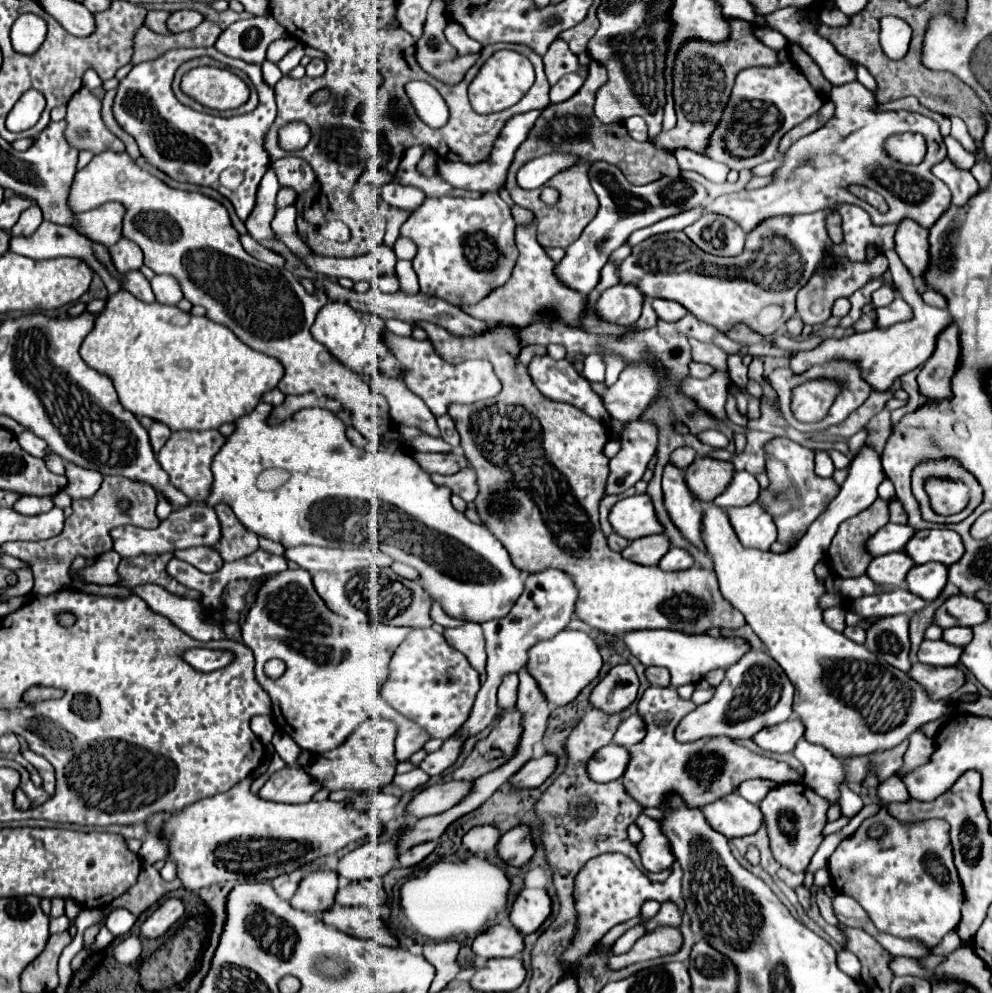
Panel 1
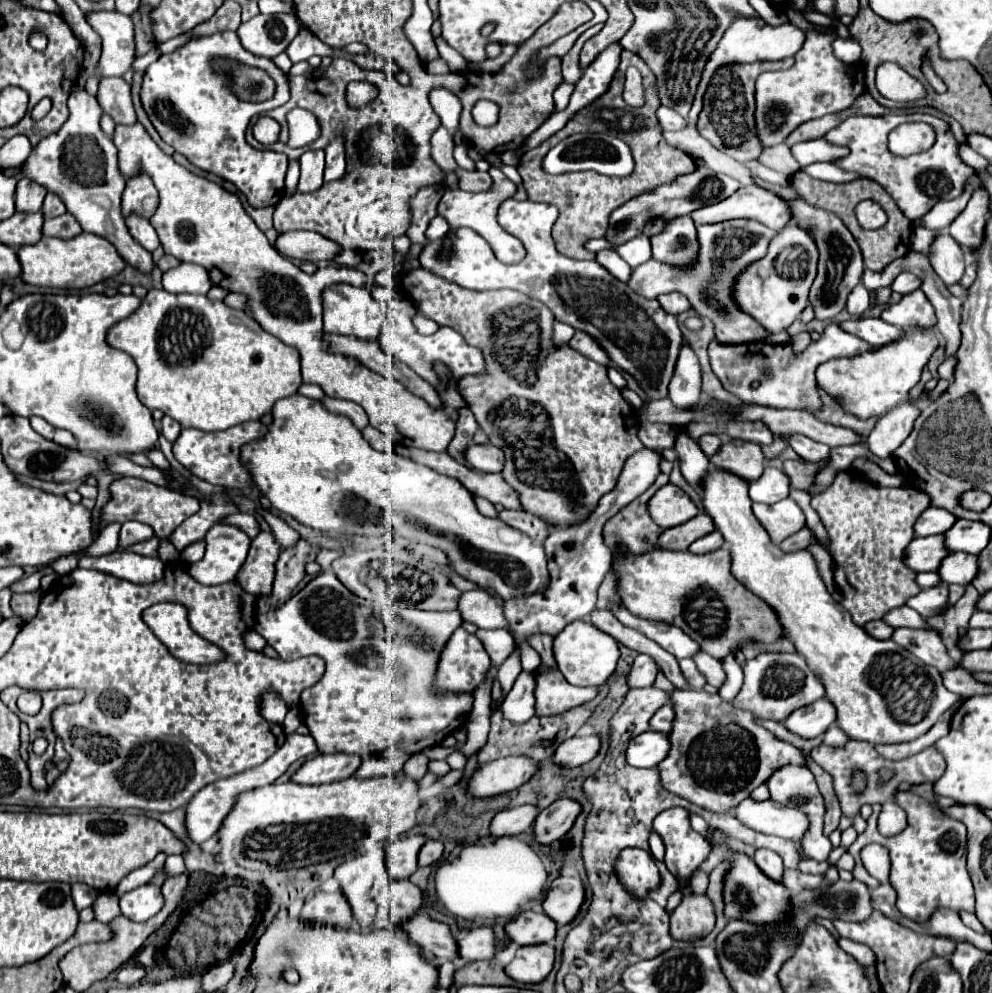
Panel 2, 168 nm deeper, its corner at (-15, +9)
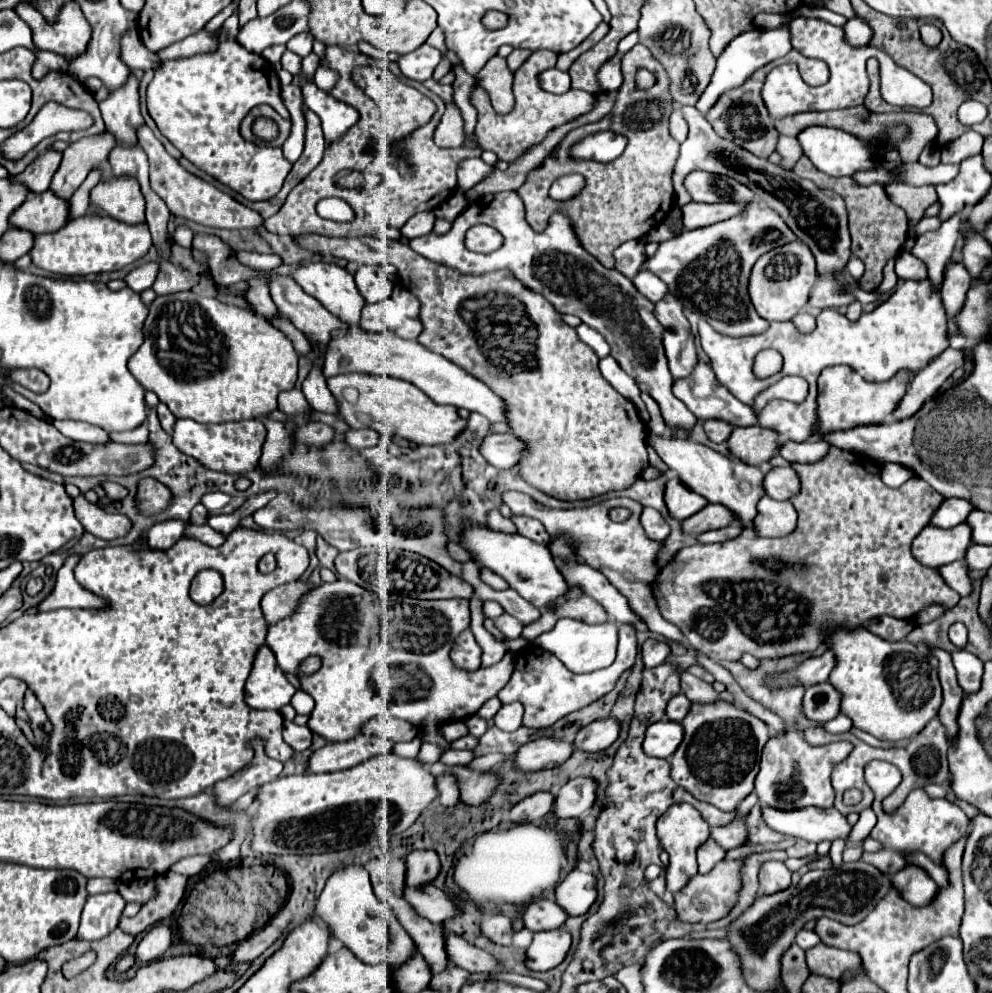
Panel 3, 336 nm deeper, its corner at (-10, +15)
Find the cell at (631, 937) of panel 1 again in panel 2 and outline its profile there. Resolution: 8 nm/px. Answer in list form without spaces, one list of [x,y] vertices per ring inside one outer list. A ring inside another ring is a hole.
[[[669,808],[665,812],[661,812],[655,822],[653,822],[653,830],[661,836],[663,844],[665,844],[665,864],[669,868],[669,872],[679,880],[681,888],[677,888],[671,896],[669,896],[669,904],[667,904],[667,912],[673,912],[675,906],[679,906],[681,898],[683,898],[683,890],[689,886],[693,872],[701,866],[703,860],[707,860],[709,852],[711,852],[711,844],[697,834],[691,824],[689,824],[689,812],[685,808]]]

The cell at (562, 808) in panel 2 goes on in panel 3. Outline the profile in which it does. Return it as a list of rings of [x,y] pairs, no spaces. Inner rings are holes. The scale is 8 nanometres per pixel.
[[[574,778],[566,782],[554,796],[552,814],[556,818],[580,818],[594,804],[596,784],[590,778]]]

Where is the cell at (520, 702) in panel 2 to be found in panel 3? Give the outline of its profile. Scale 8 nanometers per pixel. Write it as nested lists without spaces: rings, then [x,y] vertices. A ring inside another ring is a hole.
[[[510,702],[510,704],[502,704],[502,708],[496,712],[494,722],[500,730],[504,732],[514,732],[516,728],[522,726],[522,714],[524,714],[524,706],[520,702]]]

